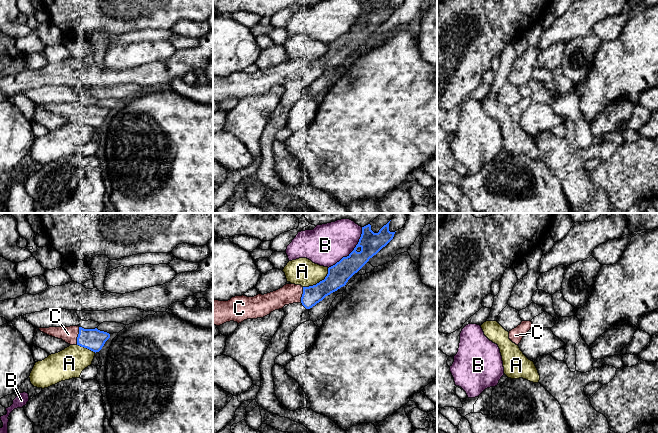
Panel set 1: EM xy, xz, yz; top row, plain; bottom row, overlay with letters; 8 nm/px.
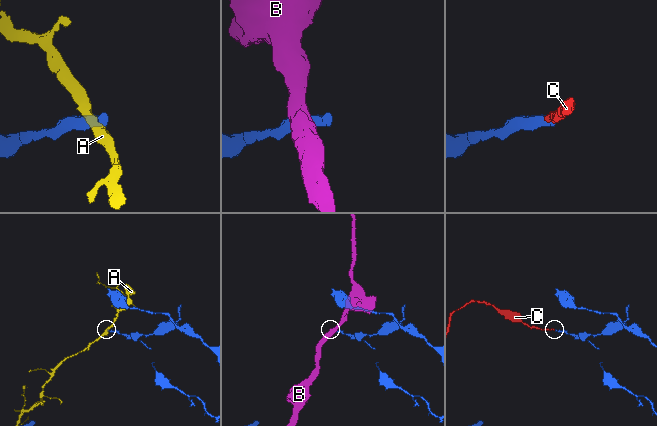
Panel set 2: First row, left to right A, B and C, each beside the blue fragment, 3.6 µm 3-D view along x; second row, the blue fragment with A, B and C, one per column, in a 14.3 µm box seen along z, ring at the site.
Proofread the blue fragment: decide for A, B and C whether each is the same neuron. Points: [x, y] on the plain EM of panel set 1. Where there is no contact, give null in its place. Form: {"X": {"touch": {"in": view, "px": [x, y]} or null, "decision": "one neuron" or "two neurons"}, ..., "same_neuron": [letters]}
{"A": {"touch": {"in": "xz", "px": [319, 58]}, "decision": "two neurons"}, "B": {"touch": {"in": "xz", "px": [352, 27]}, "decision": "two neurons"}, "C": {"touch": {"in": "xy", "px": [78, 112]}, "decision": "one neuron"}, "same_neuron": ["C"]}

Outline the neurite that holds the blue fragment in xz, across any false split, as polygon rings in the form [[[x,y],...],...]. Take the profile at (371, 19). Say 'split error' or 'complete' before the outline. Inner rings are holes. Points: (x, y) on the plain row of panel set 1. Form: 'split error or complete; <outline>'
split error; [[[370,0],[362,3],[361,13],[354,26],[329,43],[325,55],[316,61],[302,63],[286,60],[264,71],[235,72],[228,77],[213,76],[213,101],[220,102],[230,97],[239,100],[247,95],[263,94],[293,79],[301,79],[306,85],[312,84],[326,72],[345,62],[370,34],[393,15],[394,10],[395,8],[389,7],[389,0],[384,1],[378,9],[371,6]]]

